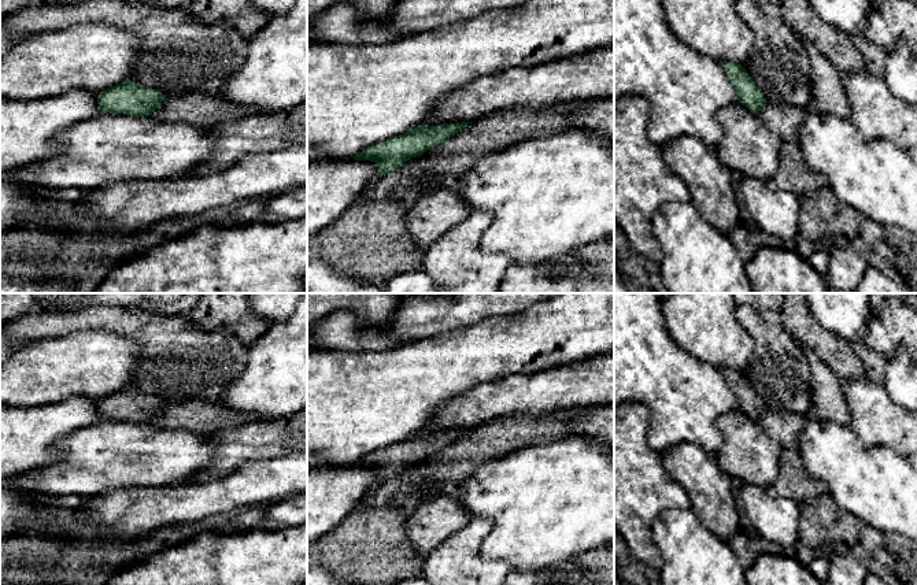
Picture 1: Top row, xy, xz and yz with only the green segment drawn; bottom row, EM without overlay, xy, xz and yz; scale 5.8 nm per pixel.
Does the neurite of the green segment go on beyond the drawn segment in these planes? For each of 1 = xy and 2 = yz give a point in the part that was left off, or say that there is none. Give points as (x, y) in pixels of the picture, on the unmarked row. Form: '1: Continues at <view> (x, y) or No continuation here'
1: No continuation here
2: No continuation here

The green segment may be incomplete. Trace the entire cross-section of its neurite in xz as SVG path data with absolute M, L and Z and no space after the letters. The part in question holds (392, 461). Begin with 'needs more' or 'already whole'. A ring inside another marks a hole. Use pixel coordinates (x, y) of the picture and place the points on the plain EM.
already whole; M472 429L425 433L419 432L404 441L367 453L352 463L355 467L370 467L378 473L376 485L402 474L407 467L424 462L441 451Z

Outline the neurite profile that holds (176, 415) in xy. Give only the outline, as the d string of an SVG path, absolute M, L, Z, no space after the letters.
M221 397L206 401L200 399L189 399L169 403L148 423L160 429L182 429L203 436L211 436L226 427L249 422L254 415L245 415L228 408Z

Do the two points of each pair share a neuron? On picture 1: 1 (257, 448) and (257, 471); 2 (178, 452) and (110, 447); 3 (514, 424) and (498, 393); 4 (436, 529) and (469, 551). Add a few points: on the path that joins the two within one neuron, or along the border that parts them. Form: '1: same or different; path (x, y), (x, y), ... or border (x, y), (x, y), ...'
1: different; border (288, 454), (280, 458), (247, 461)
2: same; path (162, 452), (126, 451)
3: different; border (542, 414), (514, 414), (499, 417), (492, 422)
4: different; border (472, 519), (444, 539), (426, 556)

